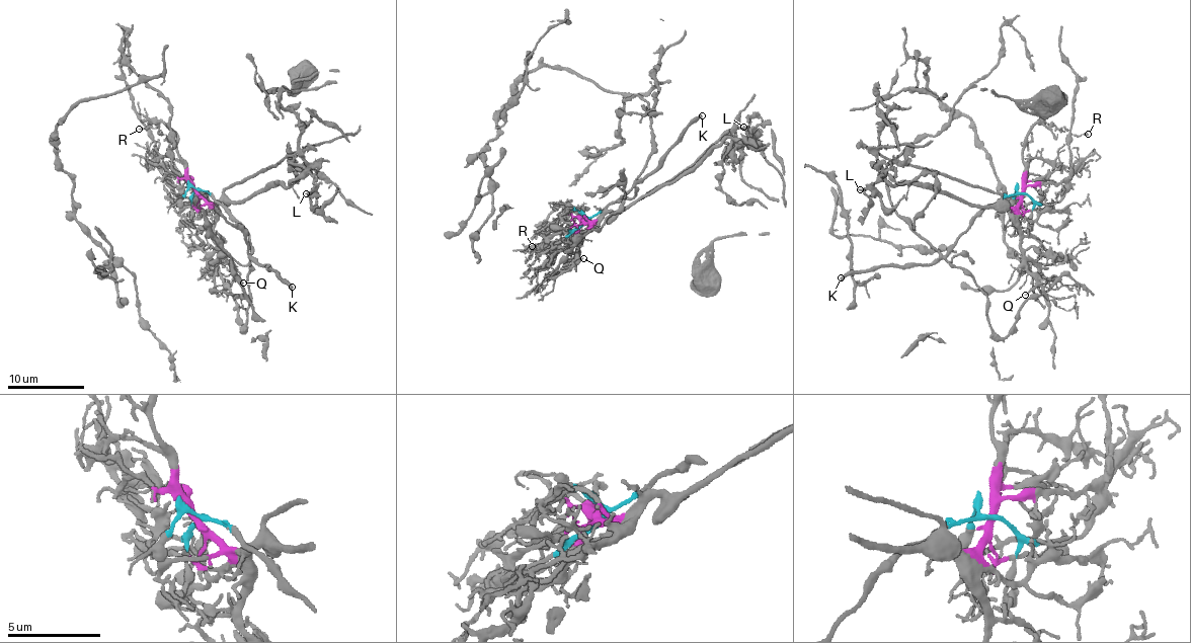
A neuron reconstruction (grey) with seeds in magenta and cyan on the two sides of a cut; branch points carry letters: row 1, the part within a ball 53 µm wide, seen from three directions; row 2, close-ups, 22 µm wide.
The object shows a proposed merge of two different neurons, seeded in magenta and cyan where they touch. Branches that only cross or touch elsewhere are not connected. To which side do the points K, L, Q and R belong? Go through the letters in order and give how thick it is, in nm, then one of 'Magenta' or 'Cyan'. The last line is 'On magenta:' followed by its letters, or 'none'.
K: Thickness 320 nm. Cyan
L: Thickness 220 nm. Magenta
Q: Thickness 110 nm. Magenta
R: Thickness 180 nm. Magenta
On magenta: L, Q, R

